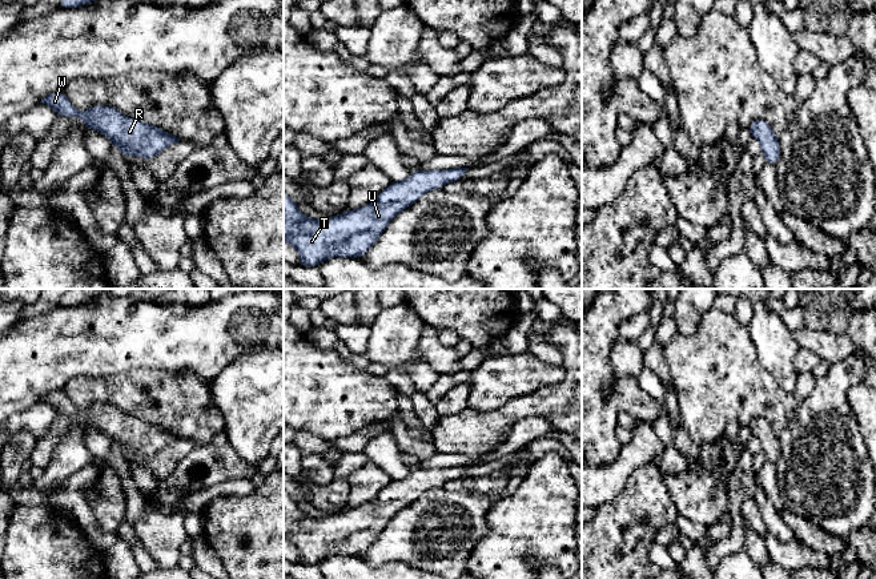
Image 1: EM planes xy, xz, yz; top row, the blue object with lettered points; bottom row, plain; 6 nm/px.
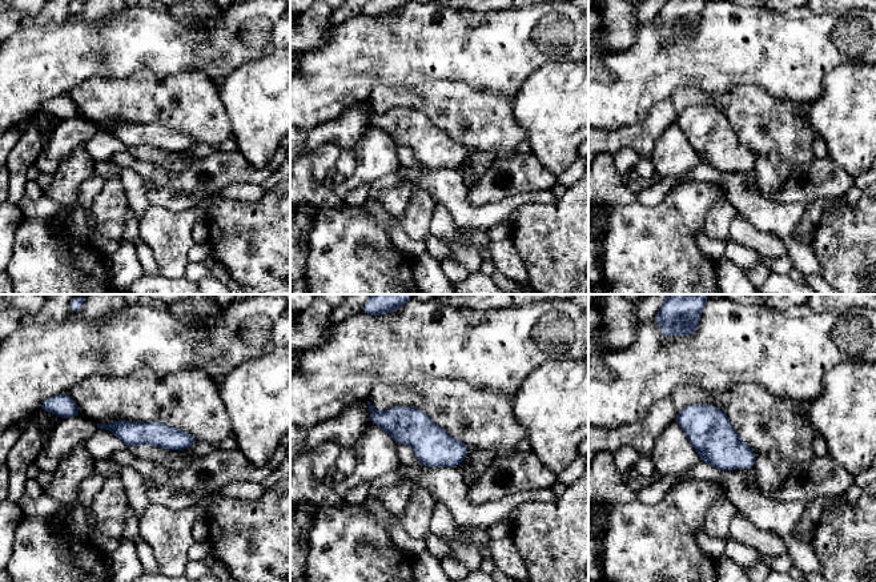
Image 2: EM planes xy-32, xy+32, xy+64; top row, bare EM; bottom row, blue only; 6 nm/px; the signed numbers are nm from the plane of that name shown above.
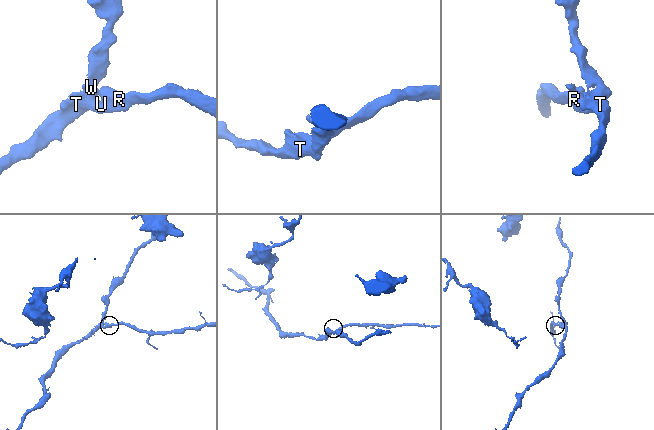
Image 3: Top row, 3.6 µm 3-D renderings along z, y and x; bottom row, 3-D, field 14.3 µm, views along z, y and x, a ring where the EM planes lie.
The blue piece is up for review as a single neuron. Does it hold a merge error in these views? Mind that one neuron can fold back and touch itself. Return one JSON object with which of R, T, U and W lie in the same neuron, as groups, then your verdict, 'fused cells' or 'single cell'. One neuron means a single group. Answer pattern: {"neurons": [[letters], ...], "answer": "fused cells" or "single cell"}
{"neurons": [["R", "T", "U", "W"]], "answer": "single cell"}

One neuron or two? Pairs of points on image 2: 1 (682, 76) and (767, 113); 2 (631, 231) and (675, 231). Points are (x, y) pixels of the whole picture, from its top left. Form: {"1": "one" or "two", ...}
{"1": "two", "2": "one"}

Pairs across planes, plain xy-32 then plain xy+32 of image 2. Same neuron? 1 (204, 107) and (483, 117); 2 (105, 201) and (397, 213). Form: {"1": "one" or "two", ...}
{"1": "one", "2": "two"}

